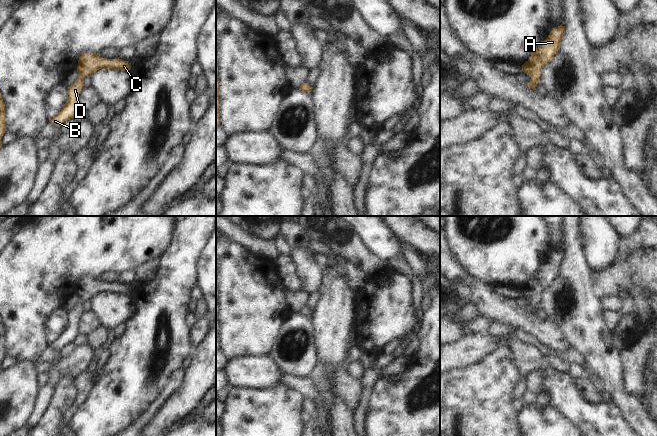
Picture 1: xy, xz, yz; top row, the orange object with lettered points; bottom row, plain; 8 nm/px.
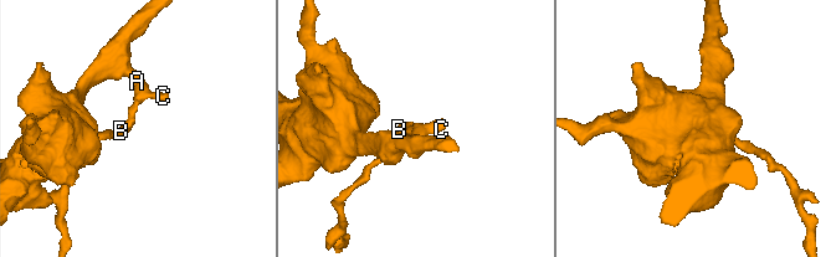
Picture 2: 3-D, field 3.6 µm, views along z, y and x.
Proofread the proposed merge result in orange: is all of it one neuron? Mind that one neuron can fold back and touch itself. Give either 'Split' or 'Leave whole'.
Leave whole

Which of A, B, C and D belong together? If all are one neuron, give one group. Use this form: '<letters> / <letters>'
A B C D

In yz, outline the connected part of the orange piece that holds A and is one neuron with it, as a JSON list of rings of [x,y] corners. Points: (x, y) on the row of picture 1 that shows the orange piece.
[[[565,26],[555,27],[537,50],[531,54],[530,58],[522,65],[522,72],[528,74],[531,79],[526,85],[536,90],[536,85],[540,83],[542,68],[549,63],[562,44]]]

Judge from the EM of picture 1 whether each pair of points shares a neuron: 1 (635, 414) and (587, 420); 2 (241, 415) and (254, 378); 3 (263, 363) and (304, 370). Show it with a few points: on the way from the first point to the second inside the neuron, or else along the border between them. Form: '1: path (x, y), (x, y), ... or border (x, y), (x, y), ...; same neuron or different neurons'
1: border (612, 401), (621, 412), (622, 418), (629, 425); different neurons
2: border (230, 385), (264, 388), (274, 386); different neurons
3: border (267, 356), (284, 373); different neurons

